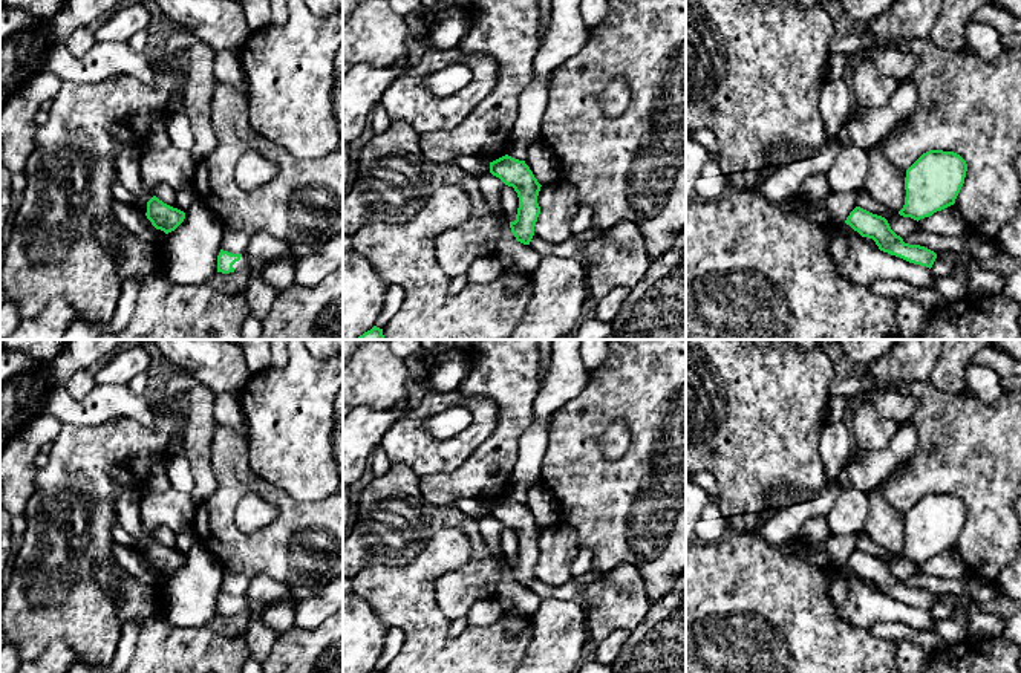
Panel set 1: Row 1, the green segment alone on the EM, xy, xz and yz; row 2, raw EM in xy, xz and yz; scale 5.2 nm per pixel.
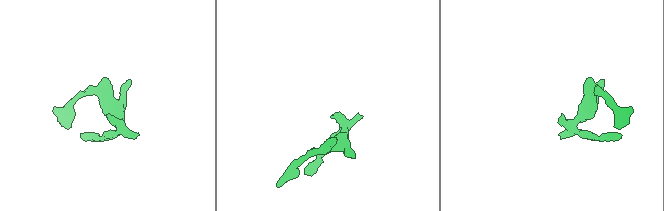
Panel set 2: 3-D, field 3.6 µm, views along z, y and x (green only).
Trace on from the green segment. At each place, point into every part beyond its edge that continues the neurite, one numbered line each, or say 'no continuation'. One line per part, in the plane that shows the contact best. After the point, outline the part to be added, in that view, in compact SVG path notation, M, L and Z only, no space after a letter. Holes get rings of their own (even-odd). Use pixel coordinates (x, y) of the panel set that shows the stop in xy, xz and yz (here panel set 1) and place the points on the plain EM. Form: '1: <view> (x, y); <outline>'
1: xy (242, 607); M242 595L240 603L236 604L236 606L233 607L233 610L234 610L236 615L246 615L246 616L251 615L251 607L250 607L250 604L248 604L246 595Z

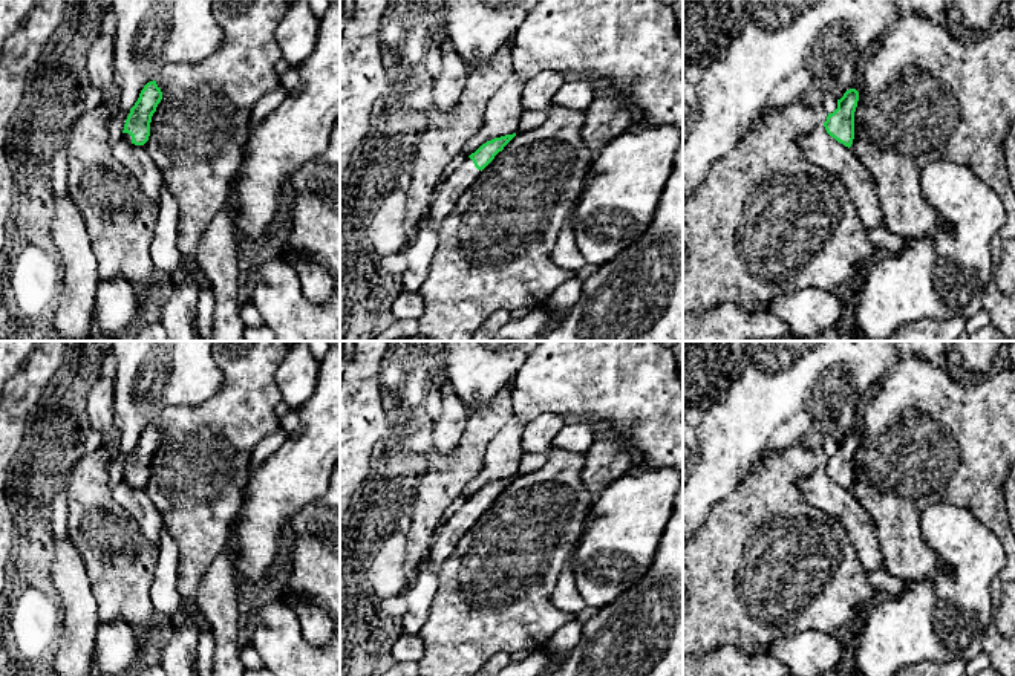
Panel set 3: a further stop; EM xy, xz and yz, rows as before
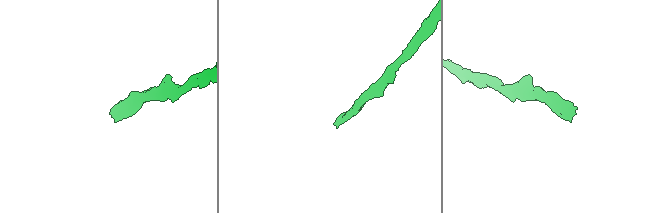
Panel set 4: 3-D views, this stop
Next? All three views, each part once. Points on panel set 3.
1: xz (455, 526); M467 500L453 515L450 515L438 529L438 534L429 549L427 561L435 574L452 555L461 537L476 523L481 517L470 500Z

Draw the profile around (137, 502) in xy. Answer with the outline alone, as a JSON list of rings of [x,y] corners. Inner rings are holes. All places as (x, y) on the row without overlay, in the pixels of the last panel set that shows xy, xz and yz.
[[[122,480],[112,489],[112,492],[119,508],[136,520],[139,531],[150,544],[159,546],[164,520],[159,509],[152,503],[148,492],[144,488],[135,488]]]

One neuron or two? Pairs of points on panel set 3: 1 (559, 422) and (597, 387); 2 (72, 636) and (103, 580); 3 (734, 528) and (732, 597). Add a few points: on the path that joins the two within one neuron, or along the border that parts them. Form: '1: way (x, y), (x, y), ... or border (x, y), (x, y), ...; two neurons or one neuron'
1: border (567, 419), (559, 415), (539, 413), (528, 422); two neurons
2: border (83, 562), (95, 598), (97, 615), (101, 621); two neurons
3: way (734, 545), (732, 580); one neuron

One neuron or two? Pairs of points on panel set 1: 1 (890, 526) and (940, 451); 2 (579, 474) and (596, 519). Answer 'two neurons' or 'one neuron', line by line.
1: two neurons
2: one neuron

